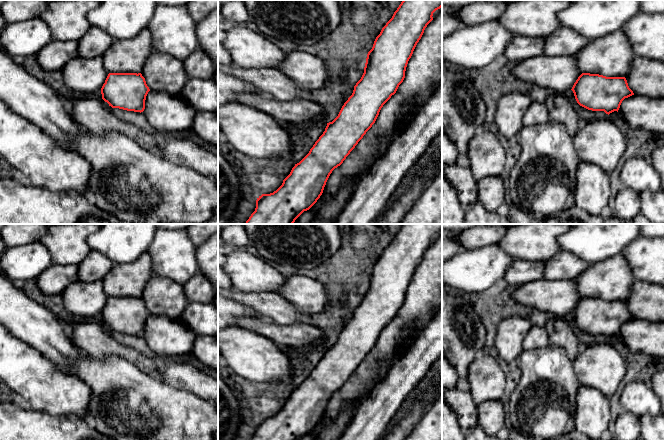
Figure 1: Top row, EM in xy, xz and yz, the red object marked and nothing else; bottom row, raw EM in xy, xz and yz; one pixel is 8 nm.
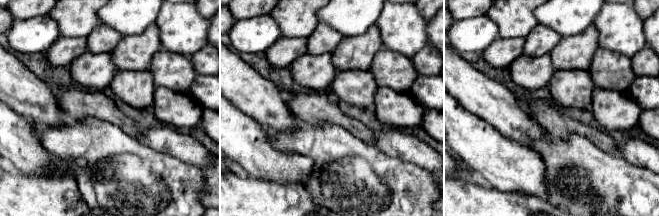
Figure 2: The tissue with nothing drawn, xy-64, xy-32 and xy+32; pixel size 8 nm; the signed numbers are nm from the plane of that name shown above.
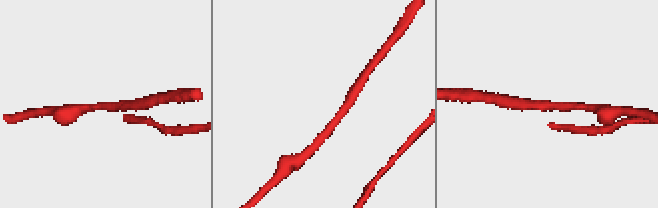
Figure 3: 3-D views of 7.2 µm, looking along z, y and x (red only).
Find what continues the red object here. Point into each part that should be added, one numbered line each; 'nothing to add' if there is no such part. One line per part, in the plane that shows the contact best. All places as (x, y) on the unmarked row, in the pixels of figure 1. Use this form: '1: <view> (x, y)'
nothing to add

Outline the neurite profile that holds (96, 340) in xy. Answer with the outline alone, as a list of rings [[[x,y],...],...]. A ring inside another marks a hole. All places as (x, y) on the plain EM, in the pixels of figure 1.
[[[71,318],[66,322],[66,329],[74,346],[84,354],[94,358],[114,355],[135,365],[142,372],[158,377],[156,359],[119,343],[113,337],[113,332],[103,323],[82,322]]]

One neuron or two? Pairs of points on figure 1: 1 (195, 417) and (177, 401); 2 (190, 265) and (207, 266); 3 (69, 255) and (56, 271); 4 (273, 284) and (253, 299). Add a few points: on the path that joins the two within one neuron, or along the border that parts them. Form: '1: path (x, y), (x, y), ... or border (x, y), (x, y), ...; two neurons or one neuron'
1: path (191, 415), (181, 405); one neuron
2: border (197, 247), (199, 271); two neurons
3: border (52, 263), (76, 265); two neurons
4: border (240, 290), (276, 292); two neurons

